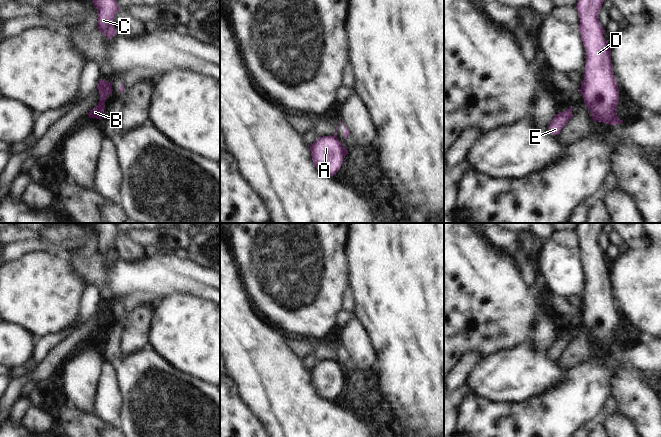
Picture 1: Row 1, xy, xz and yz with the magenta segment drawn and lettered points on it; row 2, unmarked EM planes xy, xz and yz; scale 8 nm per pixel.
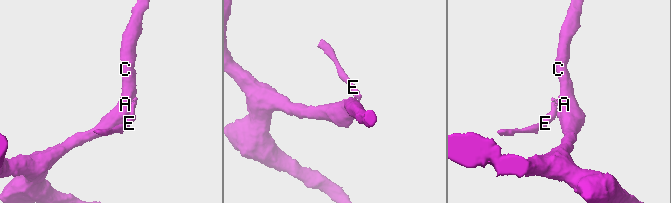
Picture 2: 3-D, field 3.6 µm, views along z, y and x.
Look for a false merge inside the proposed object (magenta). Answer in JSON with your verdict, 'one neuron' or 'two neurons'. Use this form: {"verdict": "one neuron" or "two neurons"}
{"verdict": "two neurons"}

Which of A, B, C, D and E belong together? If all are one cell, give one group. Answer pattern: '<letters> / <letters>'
A B C D / E

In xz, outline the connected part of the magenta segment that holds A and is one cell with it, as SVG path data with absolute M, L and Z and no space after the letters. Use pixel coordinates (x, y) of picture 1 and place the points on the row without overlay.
M335 359L319 361L310 370L310 375L317 394L328 400L334 400L339 395L348 378Z

